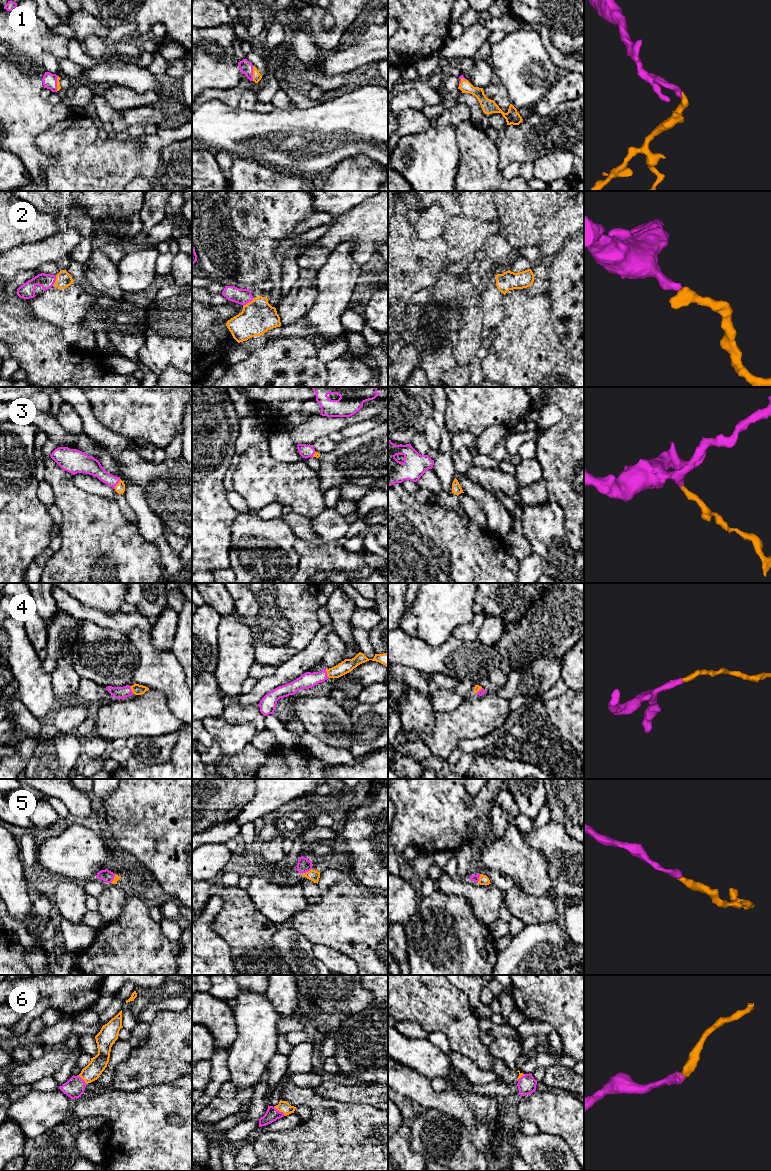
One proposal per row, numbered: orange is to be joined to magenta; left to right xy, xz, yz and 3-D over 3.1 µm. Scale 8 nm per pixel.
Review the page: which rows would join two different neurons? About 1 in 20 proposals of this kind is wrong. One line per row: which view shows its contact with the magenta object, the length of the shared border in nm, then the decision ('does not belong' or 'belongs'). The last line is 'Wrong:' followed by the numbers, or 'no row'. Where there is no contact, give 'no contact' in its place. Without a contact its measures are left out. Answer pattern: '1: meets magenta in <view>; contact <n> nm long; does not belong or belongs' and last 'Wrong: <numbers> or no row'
1: meets magenta in xz; contact 120 nm long; belongs
2: meets magenta in xz; contact 110 nm long; belongs
3: meets magenta in xy; contact 90 nm long; belongs
4: meets magenta in xz; contact 80 nm long; belongs
5: meets magenta in xz; contact 90 nm long; belongs
6: meets magenta in xz; contact 120 nm long; belongs
Wrong: no row

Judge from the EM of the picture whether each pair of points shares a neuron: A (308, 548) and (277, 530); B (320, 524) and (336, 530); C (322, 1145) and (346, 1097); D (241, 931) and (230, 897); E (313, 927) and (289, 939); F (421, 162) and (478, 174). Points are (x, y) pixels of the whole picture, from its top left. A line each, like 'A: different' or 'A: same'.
A: different
B: same
C: different
D: same
E: different
F: different

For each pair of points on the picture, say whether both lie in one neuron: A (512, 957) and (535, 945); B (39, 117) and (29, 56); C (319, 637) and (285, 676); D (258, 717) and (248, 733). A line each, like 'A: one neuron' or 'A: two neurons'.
A: one neuron
B: one neuron
C: one neuron
D: two neurons

